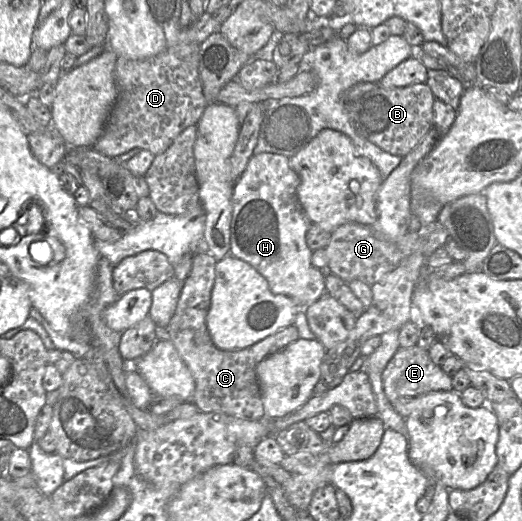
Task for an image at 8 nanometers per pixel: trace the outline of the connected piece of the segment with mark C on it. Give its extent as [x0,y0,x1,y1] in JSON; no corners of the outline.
[166,253,299,420]

